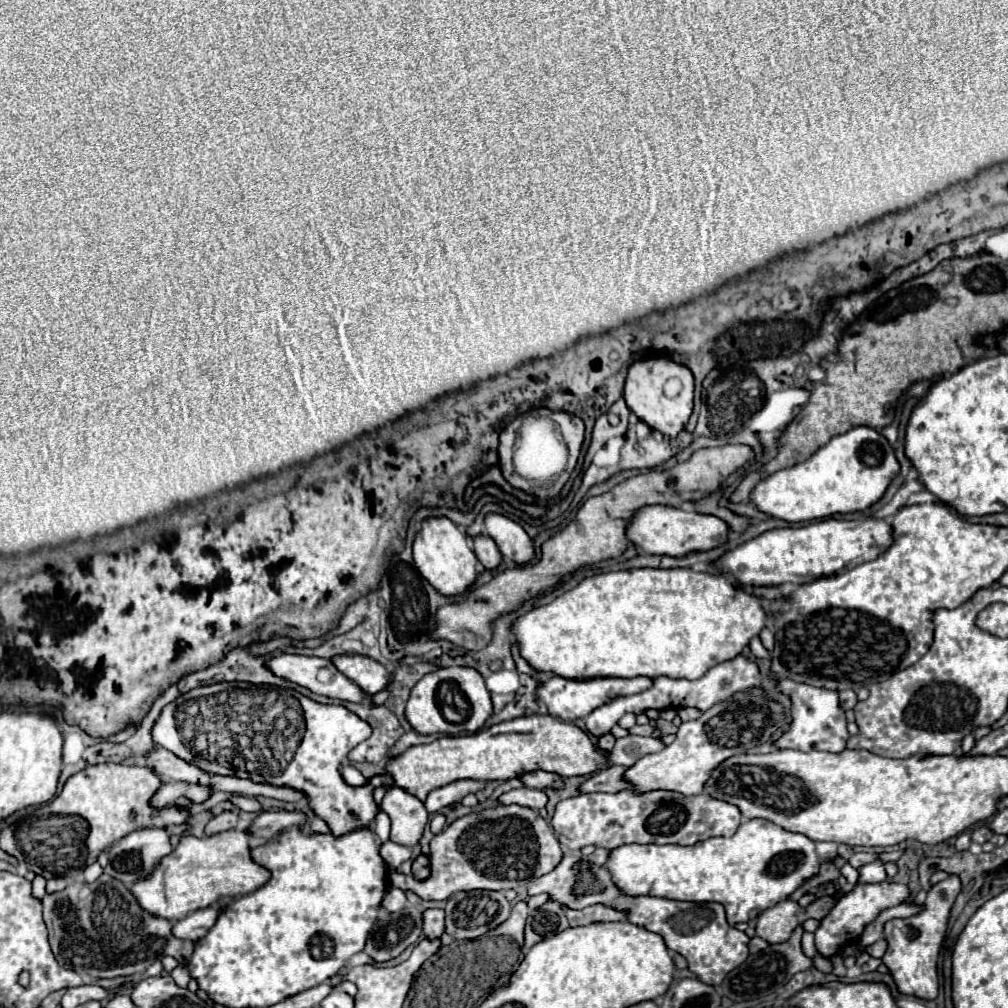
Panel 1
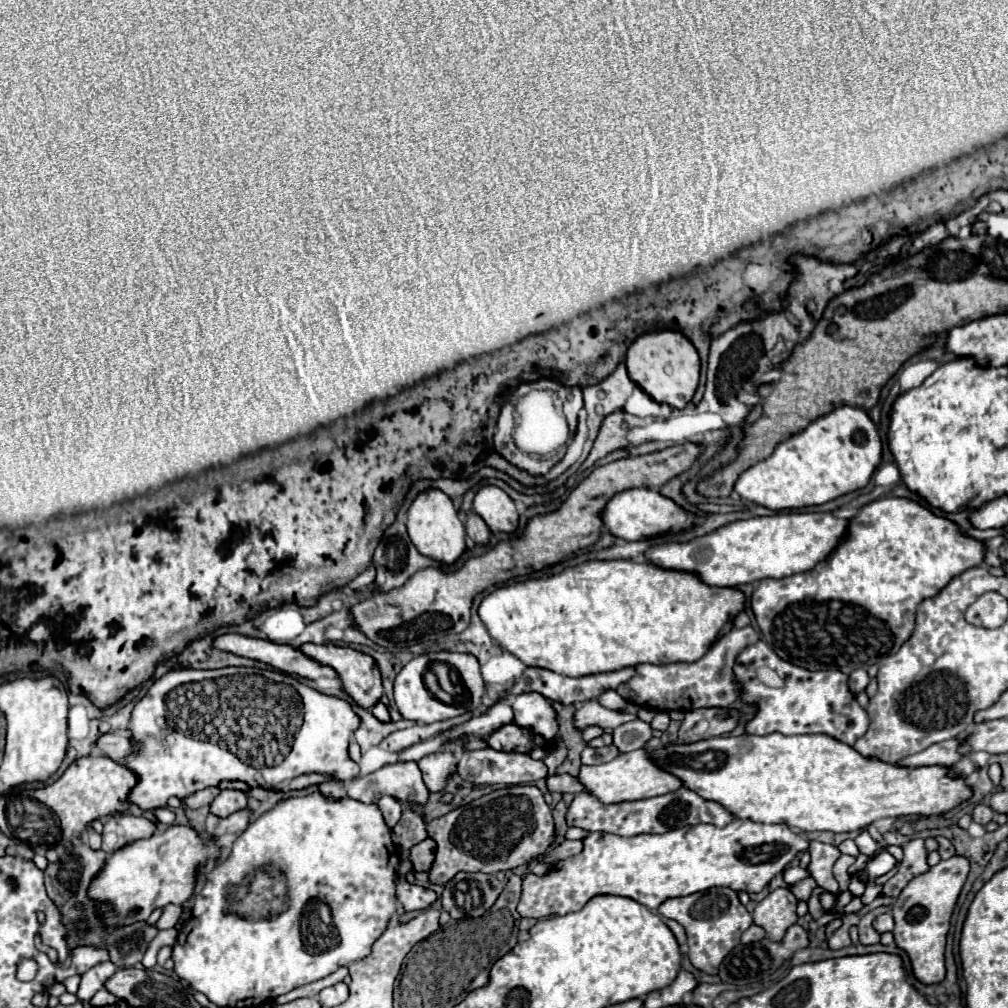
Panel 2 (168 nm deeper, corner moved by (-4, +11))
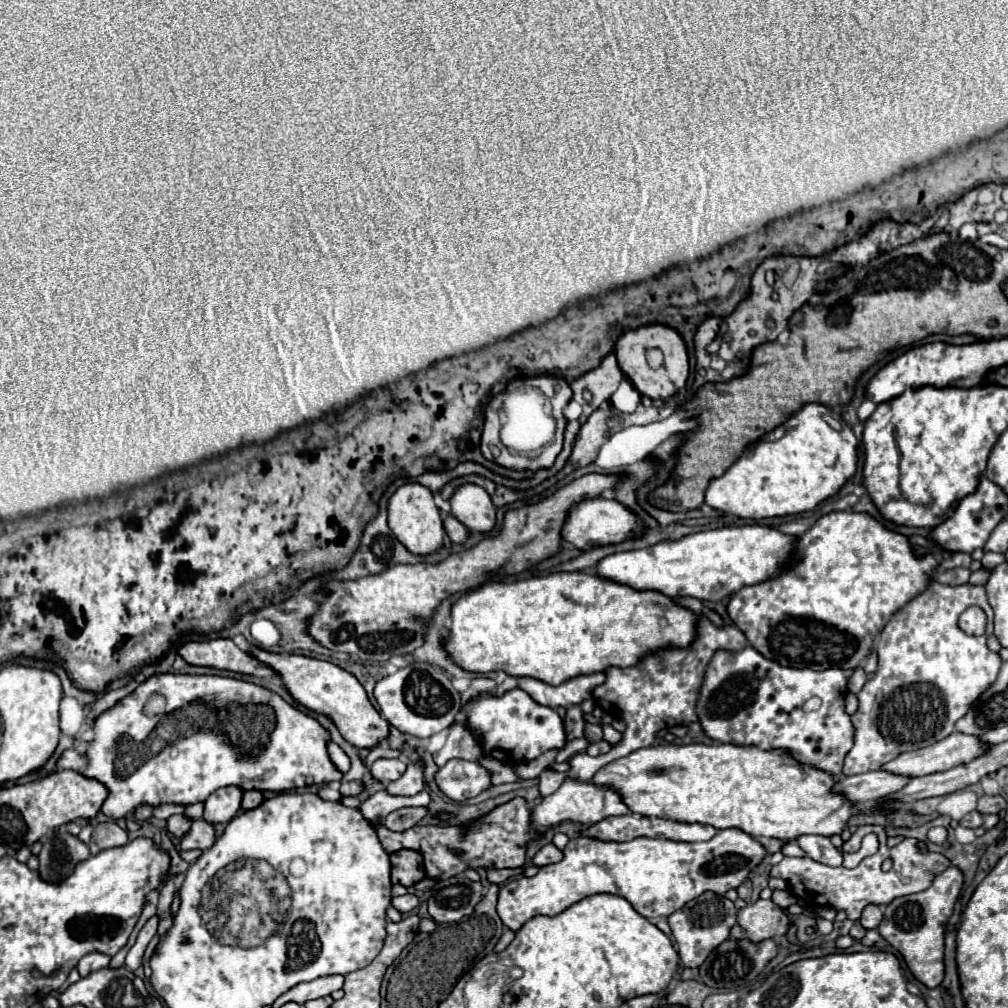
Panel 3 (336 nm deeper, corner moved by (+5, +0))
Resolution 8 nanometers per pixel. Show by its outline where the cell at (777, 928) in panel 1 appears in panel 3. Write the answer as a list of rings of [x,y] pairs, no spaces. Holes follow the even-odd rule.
[[[771,899],[755,901],[737,911],[737,923],[747,931],[747,937],[755,943],[763,939],[779,939],[789,927],[787,913]]]

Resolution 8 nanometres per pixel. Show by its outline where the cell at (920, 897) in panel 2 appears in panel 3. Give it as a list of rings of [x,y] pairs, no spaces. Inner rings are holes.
[[[951,865],[941,875],[935,877],[929,889],[897,897],[893,899],[893,903],[885,907],[883,921],[879,925],[881,937],[885,937],[905,957],[913,975],[927,987],[937,987],[945,977],[945,963],[943,963],[945,925],[953,913],[961,887],[963,887],[963,873],[961,869]]]

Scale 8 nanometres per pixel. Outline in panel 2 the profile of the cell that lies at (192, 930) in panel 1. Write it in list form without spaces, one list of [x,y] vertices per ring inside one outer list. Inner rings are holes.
[[[172,904],[166,906],[164,912],[162,912],[162,916],[160,916],[160,920],[156,922],[156,926],[158,928],[174,928],[178,924],[182,912],[184,912],[182,906],[172,906]]]

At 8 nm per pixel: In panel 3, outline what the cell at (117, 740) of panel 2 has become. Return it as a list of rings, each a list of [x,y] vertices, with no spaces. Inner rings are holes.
[[[67,749],[63,751],[63,755],[59,757],[59,761],[55,763],[57,769],[73,769],[73,771],[81,771],[85,767],[85,757],[83,753],[79,753],[77,749]]]

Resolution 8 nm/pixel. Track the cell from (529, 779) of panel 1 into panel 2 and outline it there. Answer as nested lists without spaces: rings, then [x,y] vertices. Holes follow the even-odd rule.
[[[492,748],[482,750],[466,750],[462,752],[462,758],[458,762],[458,776],[472,784],[528,784],[536,782],[540,778],[548,776],[548,768],[542,760],[534,760],[530,754],[518,754],[518,752],[496,752]]]

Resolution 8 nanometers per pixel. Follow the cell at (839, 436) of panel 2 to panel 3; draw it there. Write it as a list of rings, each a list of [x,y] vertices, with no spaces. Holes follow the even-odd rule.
[[[807,403],[763,439],[749,445],[725,475],[711,479],[705,491],[705,505],[755,521],[795,515],[811,511],[823,499],[835,495],[855,471],[857,439],[851,427],[833,409],[819,403]],[[823,413],[835,417],[841,423],[841,431],[827,425],[821,419]]]

